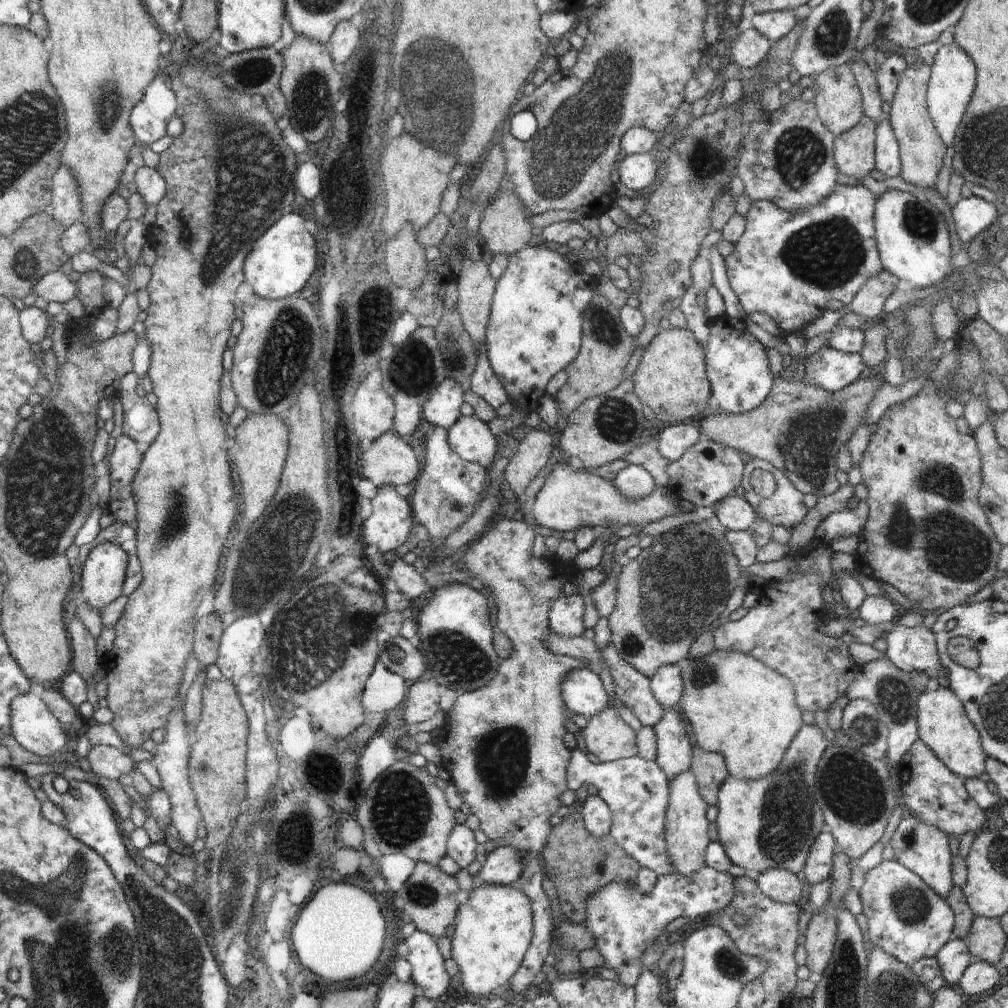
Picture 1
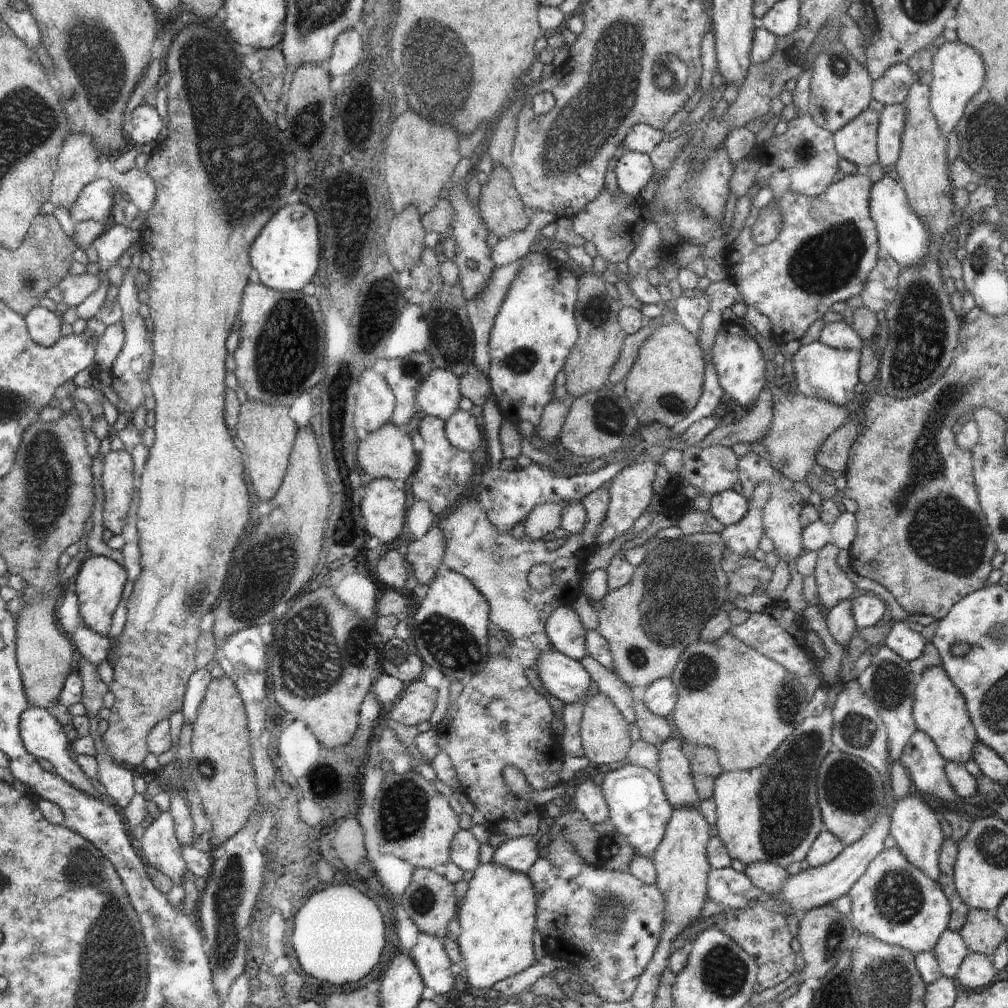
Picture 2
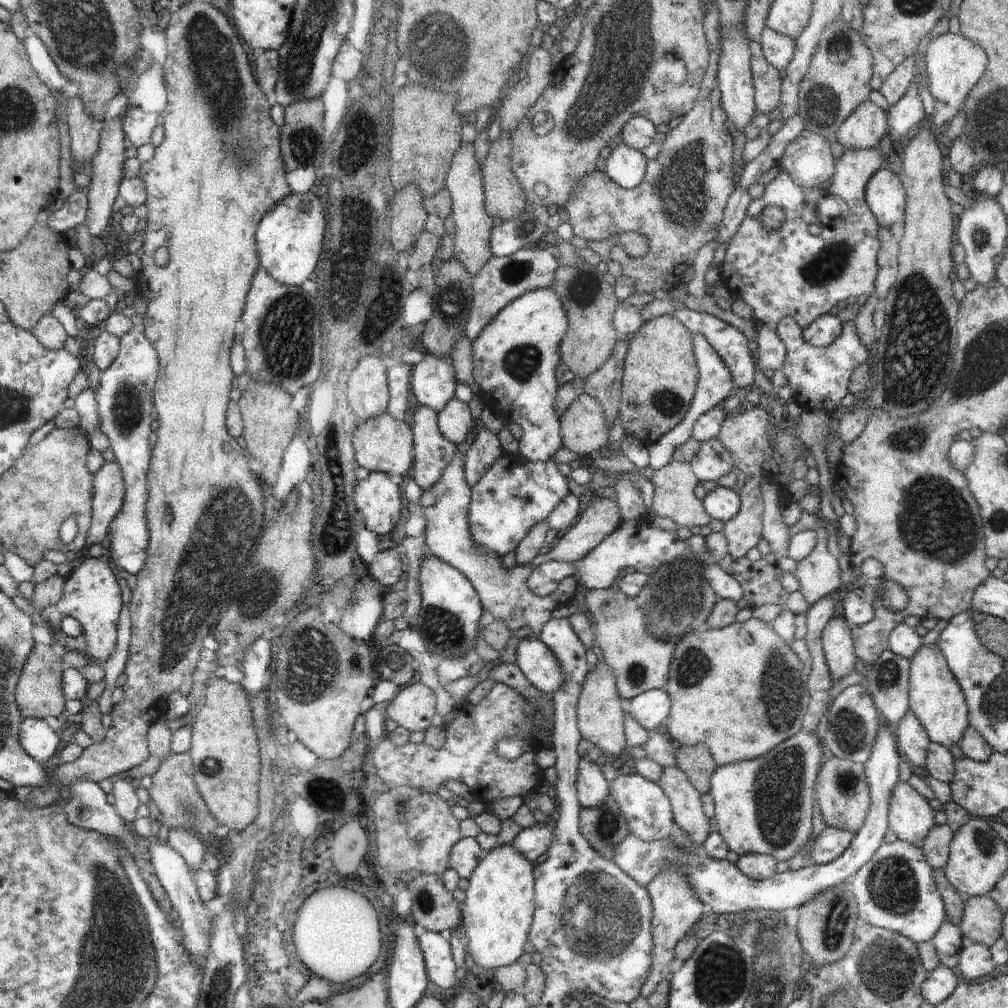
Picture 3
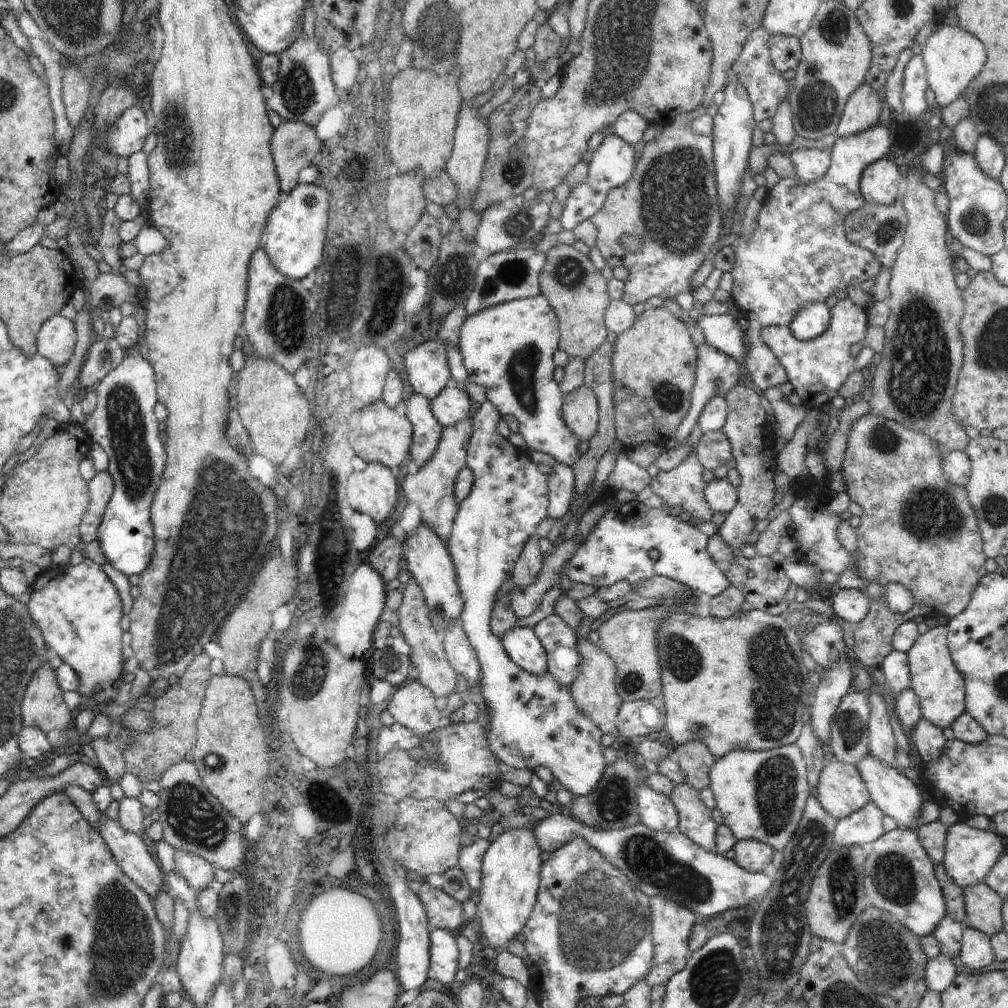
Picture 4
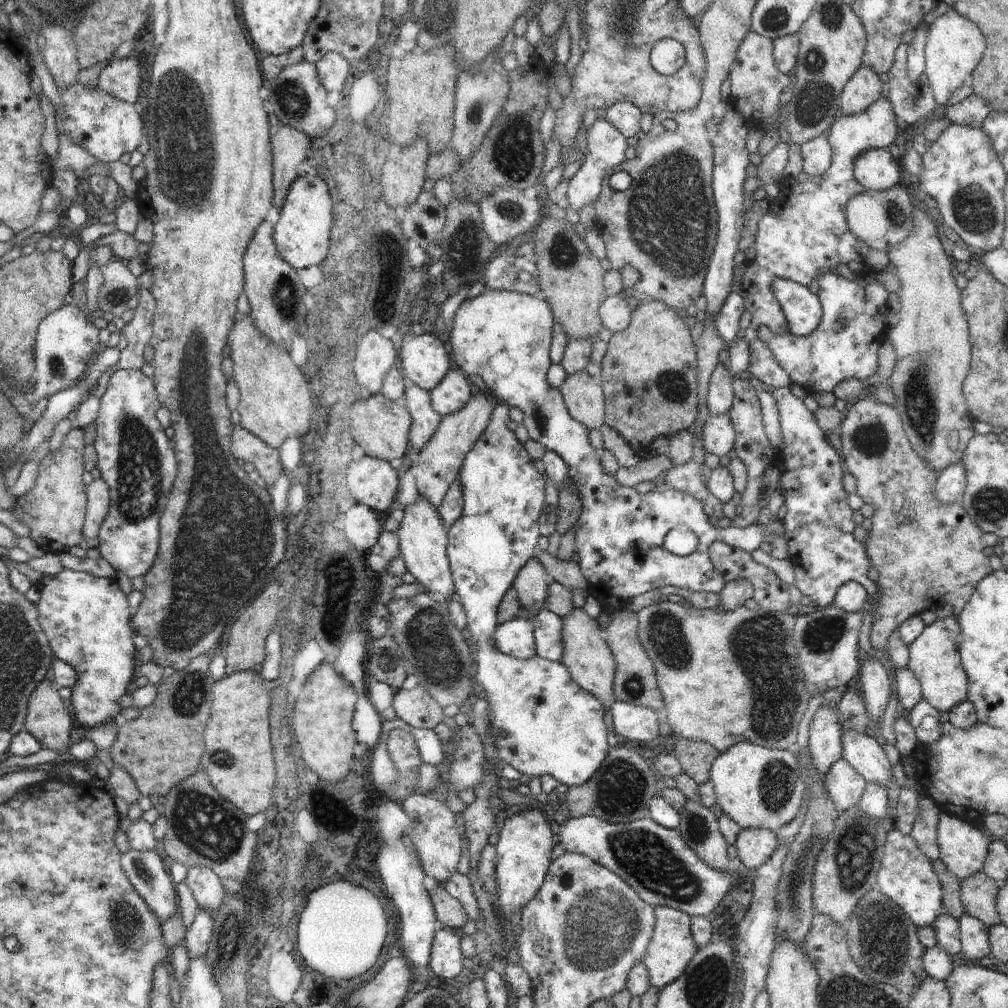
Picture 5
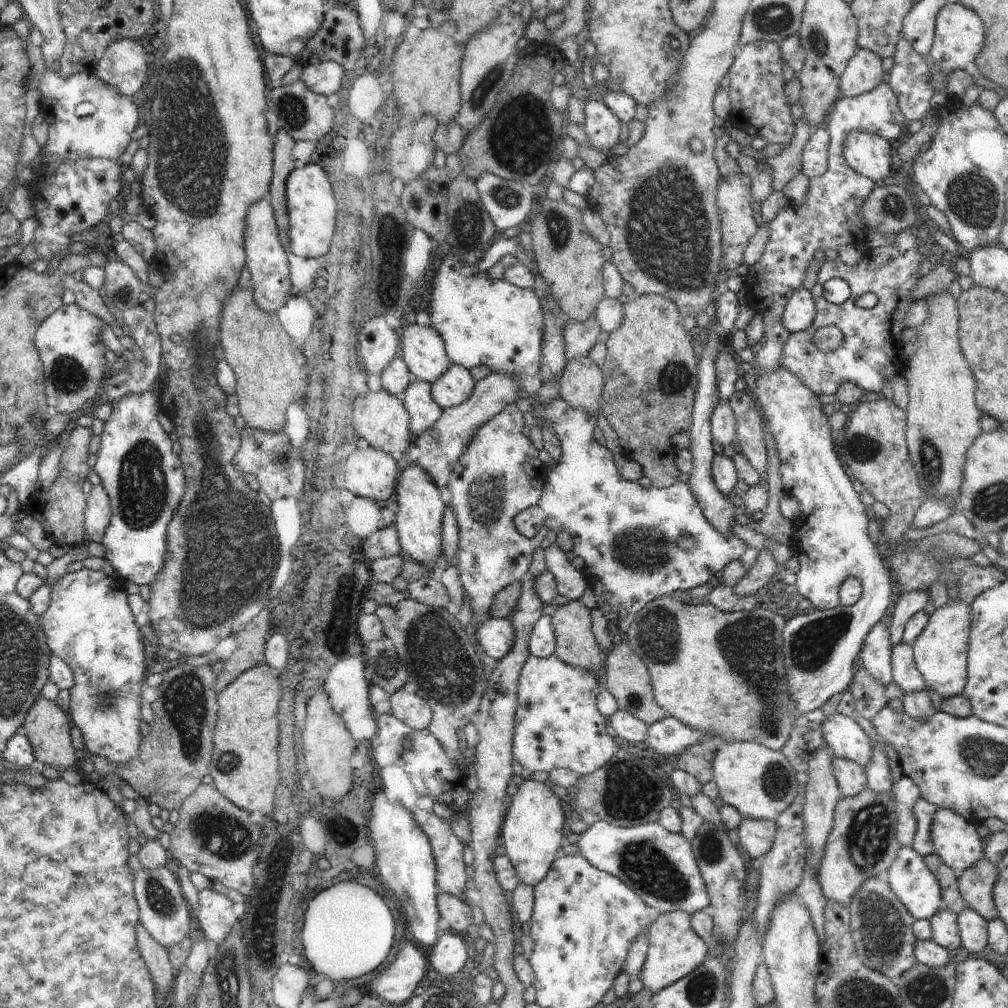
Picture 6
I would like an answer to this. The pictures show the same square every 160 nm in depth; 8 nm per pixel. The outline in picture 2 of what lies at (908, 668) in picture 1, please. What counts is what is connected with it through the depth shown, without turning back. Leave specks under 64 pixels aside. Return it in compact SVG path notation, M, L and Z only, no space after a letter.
M902 622L890 625L890 631L883 640L883 646L890 648L904 660L912 662L922 656L926 644L920 633L912 631L908 622Z

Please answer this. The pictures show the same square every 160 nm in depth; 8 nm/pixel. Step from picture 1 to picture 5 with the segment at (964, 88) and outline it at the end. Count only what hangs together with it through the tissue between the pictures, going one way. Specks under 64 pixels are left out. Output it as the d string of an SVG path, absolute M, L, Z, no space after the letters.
M954 8L936 18L929 25L927 33L925 73L941 110L946 108L955 90L958 90L962 84L970 83L971 74L977 70L978 63L986 52L986 42L980 30L970 20L964 20L964 17L960 16Z

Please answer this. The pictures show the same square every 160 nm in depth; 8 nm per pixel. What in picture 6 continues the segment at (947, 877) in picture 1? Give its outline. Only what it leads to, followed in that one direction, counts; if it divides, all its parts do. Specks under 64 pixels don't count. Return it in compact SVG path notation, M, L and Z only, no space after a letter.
M838 712L825 717L821 724L821 735L834 756L867 767L872 742L852 717Z

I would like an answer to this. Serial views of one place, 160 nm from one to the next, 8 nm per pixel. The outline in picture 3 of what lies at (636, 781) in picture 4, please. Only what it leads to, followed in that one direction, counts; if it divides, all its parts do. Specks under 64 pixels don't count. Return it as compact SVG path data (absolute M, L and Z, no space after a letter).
M608 796L608 802L600 808L581 808L579 830L602 858L614 858L614 848L629 836L628 826L618 804Z

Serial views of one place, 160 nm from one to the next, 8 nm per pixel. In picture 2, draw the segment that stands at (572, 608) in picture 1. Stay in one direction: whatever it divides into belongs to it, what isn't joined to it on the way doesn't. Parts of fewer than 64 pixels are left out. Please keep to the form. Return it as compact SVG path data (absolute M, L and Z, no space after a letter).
M570 603L552 612L547 618L545 631L554 650L575 661L581 661L587 655L586 630Z

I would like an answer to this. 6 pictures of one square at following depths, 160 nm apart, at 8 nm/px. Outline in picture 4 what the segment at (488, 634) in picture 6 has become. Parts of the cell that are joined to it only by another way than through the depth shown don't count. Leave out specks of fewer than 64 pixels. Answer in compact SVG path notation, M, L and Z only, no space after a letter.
M514 627L500 638L510 660L526 672L538 676L547 670L547 654L533 628Z

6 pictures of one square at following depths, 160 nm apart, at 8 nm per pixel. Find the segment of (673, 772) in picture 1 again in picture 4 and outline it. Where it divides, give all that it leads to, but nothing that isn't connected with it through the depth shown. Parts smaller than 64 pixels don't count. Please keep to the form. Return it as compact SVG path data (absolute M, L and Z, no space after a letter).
M687 782L675 785L669 796L679 816L678 832L706 851L716 853L718 826L712 819L712 811L700 800L699 791Z

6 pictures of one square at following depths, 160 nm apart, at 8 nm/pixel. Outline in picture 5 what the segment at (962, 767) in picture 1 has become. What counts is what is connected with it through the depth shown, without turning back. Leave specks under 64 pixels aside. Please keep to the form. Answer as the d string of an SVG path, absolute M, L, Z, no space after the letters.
M956 616L936 619L924 627L922 634L909 644L909 661L907 667L920 681L923 698L939 712L949 711L950 708L966 701L967 674L961 661L958 648L961 626Z

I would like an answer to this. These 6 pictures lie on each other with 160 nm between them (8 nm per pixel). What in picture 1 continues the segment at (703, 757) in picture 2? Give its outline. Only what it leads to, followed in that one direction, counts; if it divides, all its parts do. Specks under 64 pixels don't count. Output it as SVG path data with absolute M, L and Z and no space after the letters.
M693 746L690 770L698 783L698 790L708 806L717 806L717 792L729 775L724 757L720 753Z

